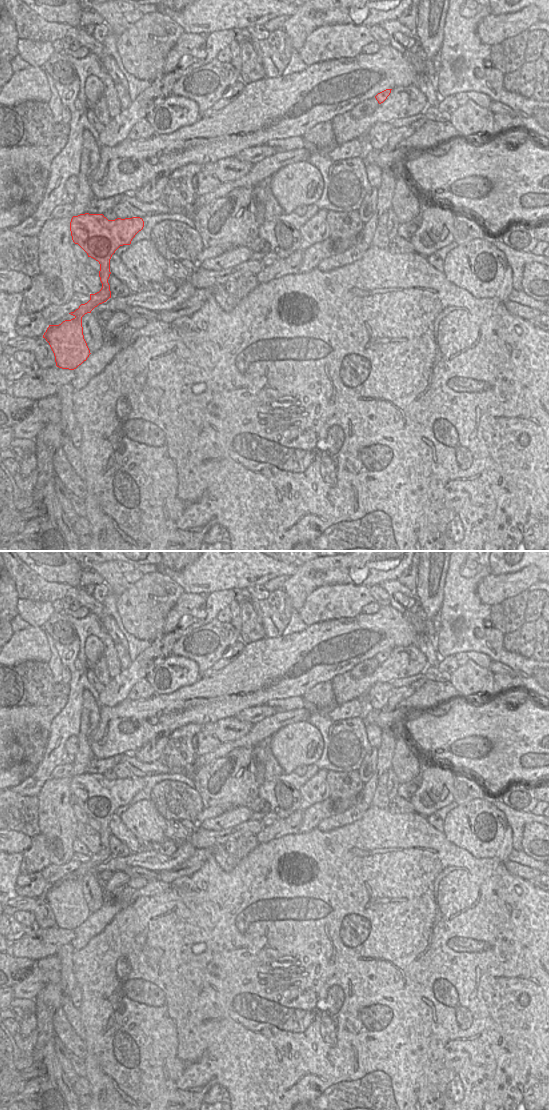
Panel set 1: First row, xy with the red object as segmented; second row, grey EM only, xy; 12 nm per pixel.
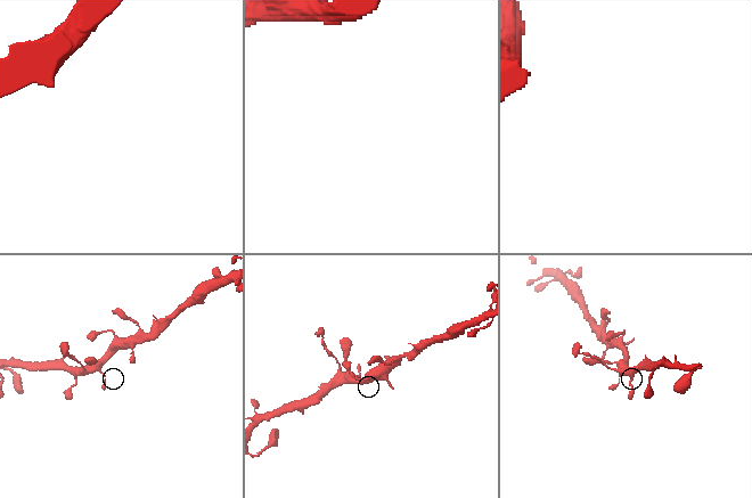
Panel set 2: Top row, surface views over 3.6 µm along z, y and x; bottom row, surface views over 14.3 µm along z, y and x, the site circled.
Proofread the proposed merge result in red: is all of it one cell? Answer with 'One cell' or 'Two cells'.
One cell

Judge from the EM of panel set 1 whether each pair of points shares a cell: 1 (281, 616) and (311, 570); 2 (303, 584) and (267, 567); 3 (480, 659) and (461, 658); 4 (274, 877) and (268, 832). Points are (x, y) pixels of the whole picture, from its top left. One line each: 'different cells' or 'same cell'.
1: different cells
2: different cells
3: same cell
4: different cells

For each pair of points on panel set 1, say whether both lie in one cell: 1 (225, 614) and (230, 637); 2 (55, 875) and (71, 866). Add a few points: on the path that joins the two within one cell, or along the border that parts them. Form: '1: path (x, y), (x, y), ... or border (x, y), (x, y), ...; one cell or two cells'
1: border (216, 618), (220, 621), (229, 622); two cells
2: path (59, 871), (67, 868); one cell

